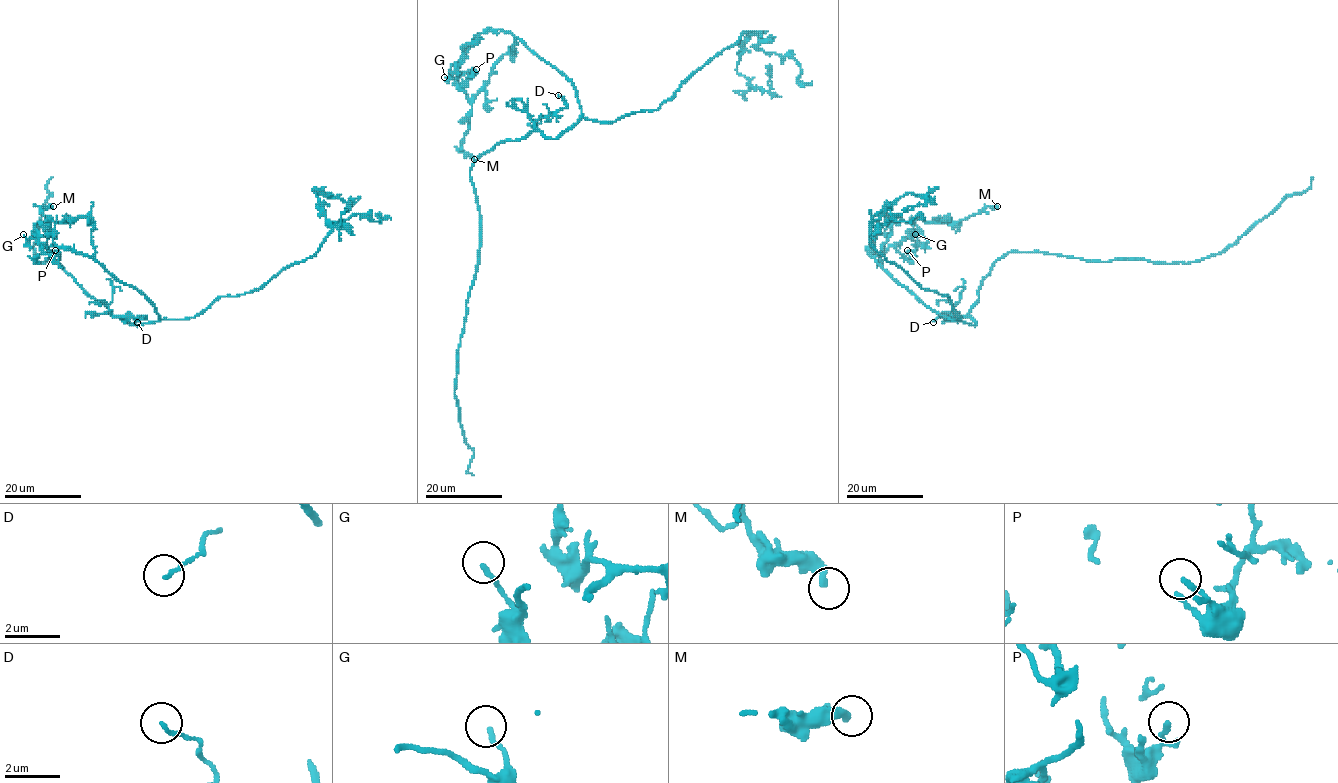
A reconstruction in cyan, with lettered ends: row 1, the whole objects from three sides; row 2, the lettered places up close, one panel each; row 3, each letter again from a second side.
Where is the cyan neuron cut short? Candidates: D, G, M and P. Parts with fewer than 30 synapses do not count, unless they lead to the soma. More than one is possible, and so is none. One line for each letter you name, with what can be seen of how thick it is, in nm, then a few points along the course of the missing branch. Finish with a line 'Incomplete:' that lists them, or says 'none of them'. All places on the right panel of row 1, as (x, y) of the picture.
Incomplete: none of them

